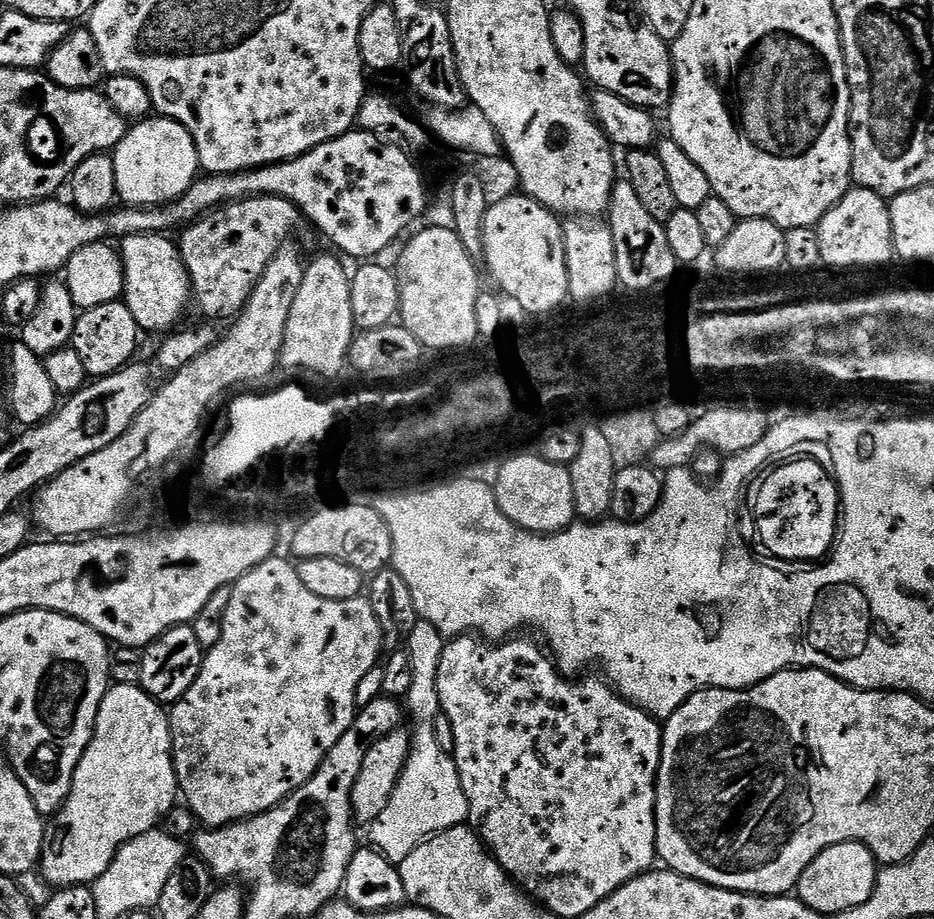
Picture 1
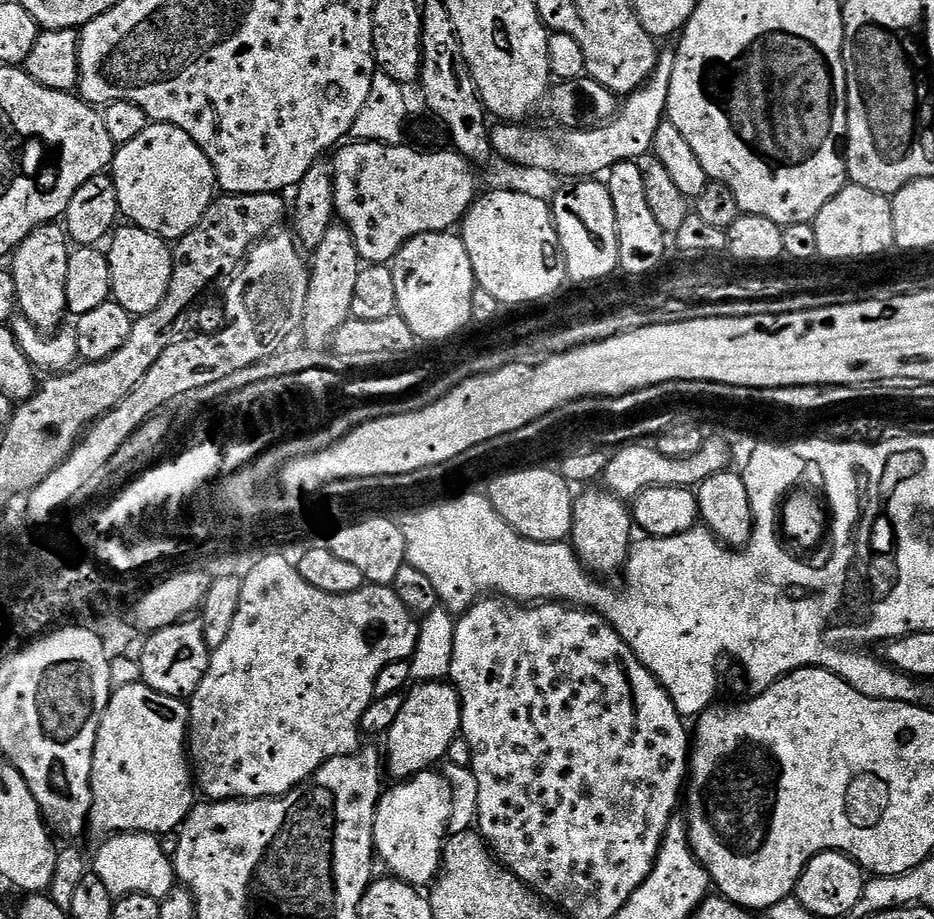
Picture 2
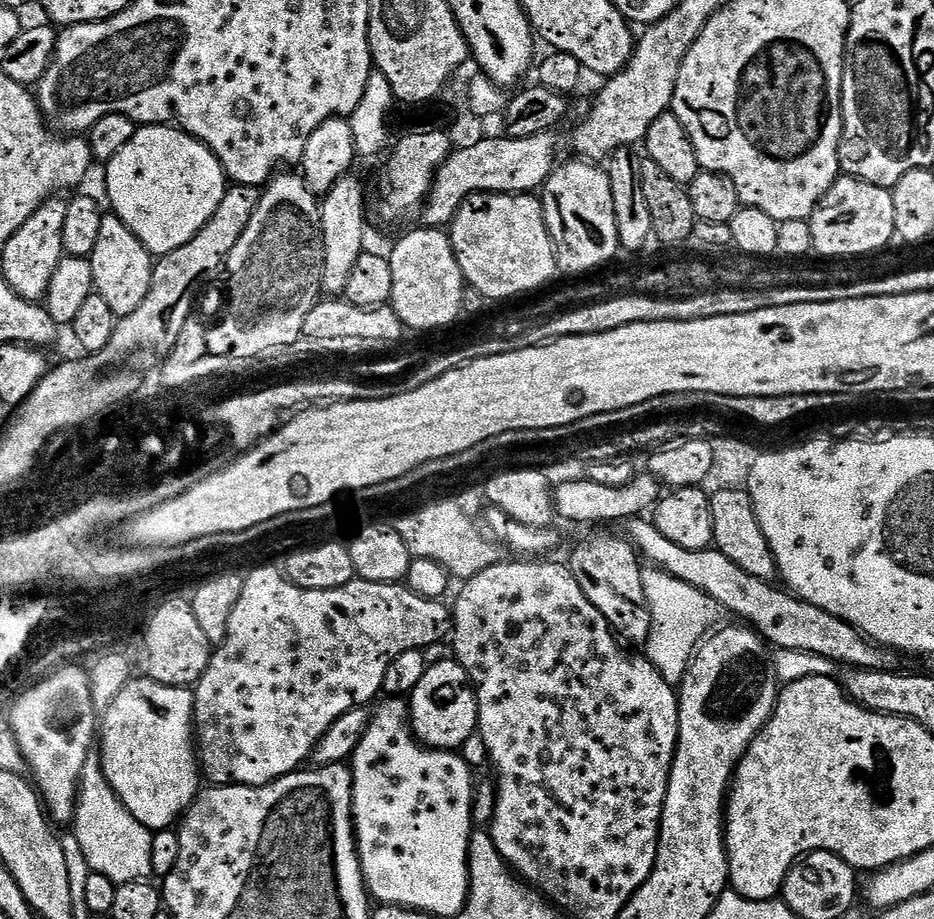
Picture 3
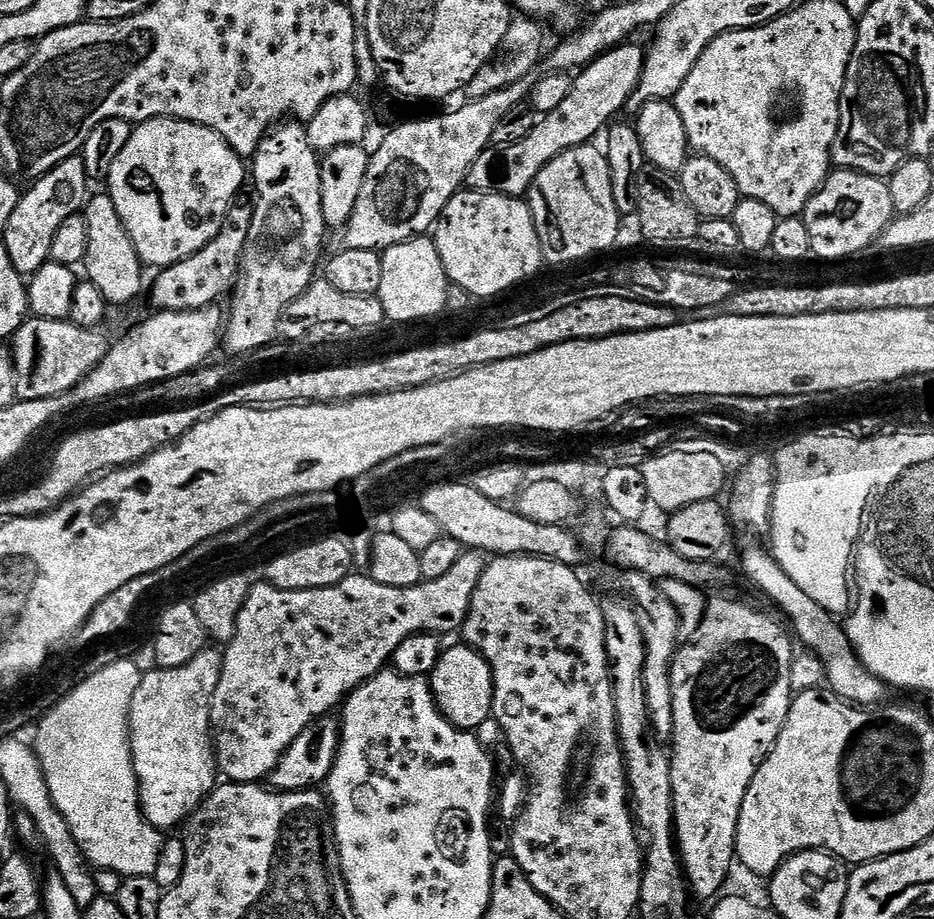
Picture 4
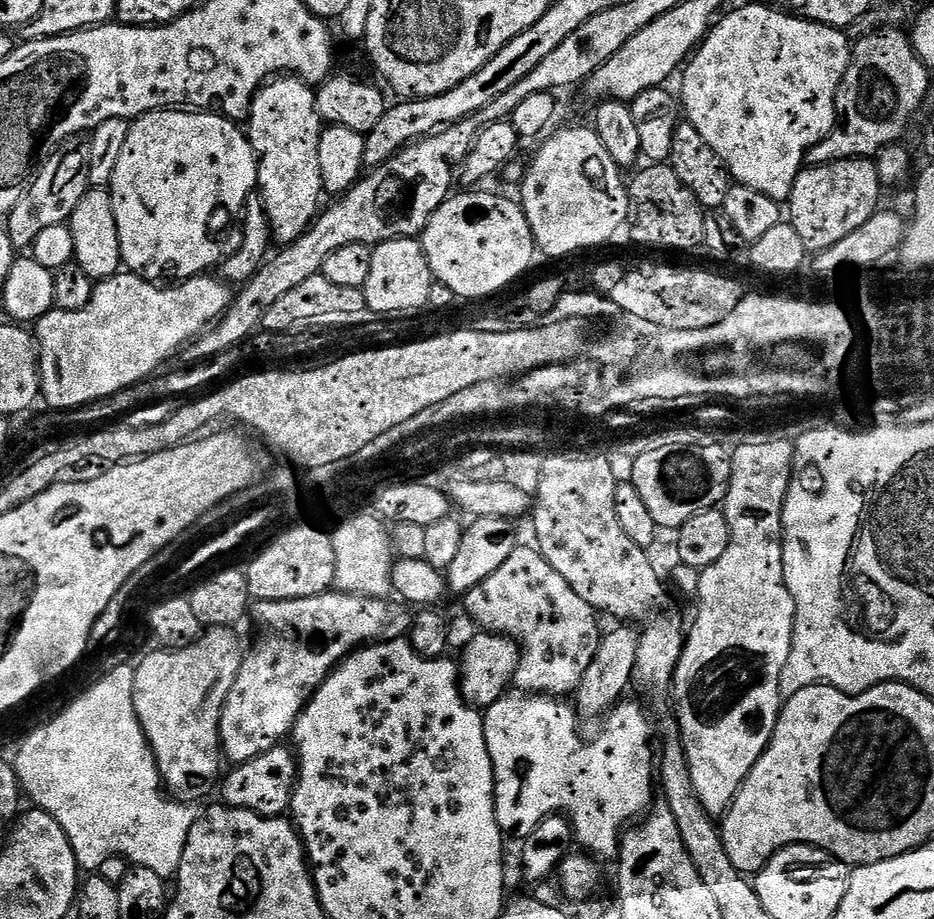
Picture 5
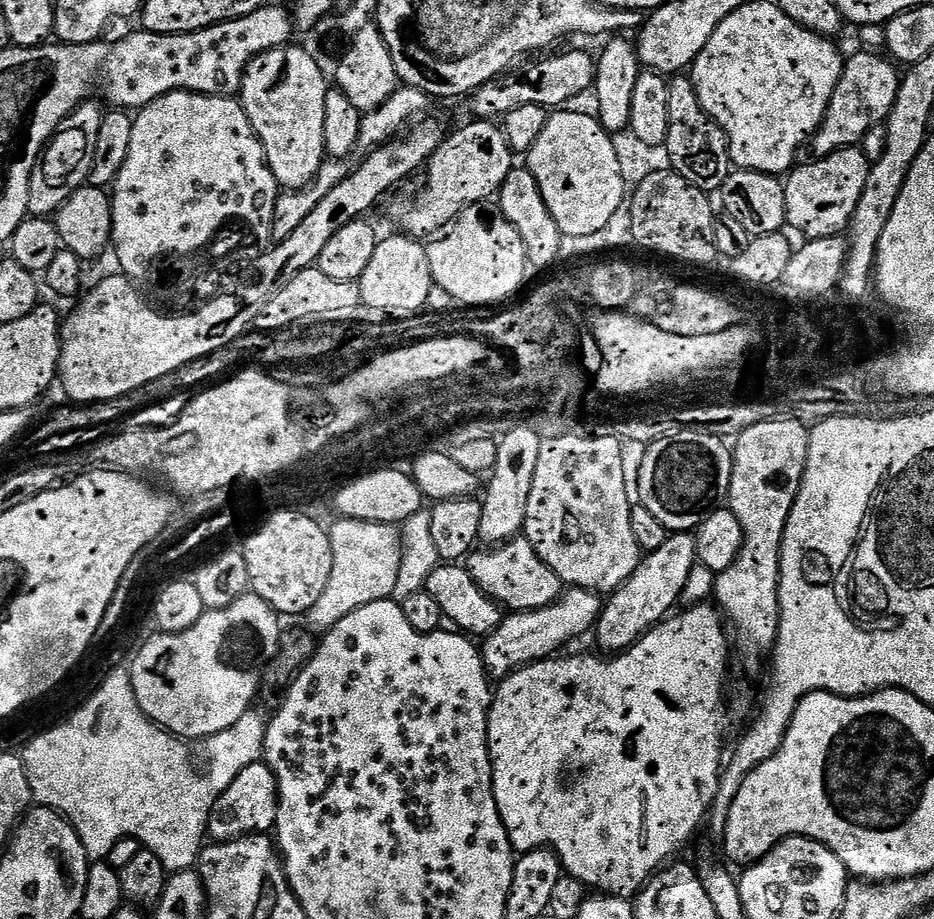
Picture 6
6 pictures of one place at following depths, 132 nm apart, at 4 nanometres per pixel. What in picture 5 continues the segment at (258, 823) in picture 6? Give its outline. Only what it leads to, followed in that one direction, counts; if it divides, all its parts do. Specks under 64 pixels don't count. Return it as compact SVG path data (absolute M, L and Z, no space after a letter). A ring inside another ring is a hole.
M287 743L279 744L274 746L270 750L266 750L266 754L258 754L258 758L250 758L250 762L242 762L241 764L235 765L231 769L232 773L225 775L222 780L222 788L224 784L224 796L222 796L223 803L227 804L229 808L245 808L251 812L257 812L259 816L284 816L285 813L291 809L292 806L292 794L296 790L296 782L300 778L300 761L296 755L295 747L289 746Z

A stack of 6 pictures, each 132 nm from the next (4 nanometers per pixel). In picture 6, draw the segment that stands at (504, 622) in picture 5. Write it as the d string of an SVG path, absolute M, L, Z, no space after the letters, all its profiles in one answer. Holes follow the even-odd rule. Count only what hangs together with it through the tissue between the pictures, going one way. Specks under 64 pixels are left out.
M523 538L507 540L504 544L488 546L483 550L485 552L473 551L467 557L466 567L474 582L478 582L480 589L497 604L512 612L529 612L535 608L544 608L560 599L562 581L558 578L558 574L554 574L554 570L550 570L550 566L546 566L546 562L542 562L542 558L538 558L538 550L534 550L534 546L530 546L528 540Z

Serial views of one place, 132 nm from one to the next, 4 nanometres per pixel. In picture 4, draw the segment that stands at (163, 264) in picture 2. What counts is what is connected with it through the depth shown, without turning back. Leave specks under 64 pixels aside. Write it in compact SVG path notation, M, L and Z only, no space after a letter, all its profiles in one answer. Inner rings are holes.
M107 194L93 195L85 203L82 215L88 227L88 245L86 258L82 265L86 270L86 279L94 282L98 290L108 299L109 305L128 304L140 292L144 284L145 265L140 263L138 250L134 250L134 242L130 242L130 234L126 226L122 226L122 218L118 218L118 210L114 207L112 197Z

